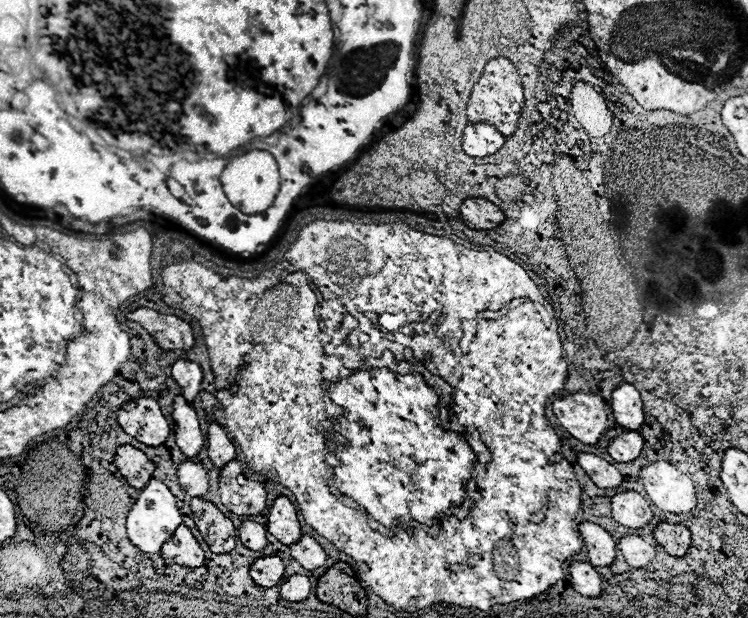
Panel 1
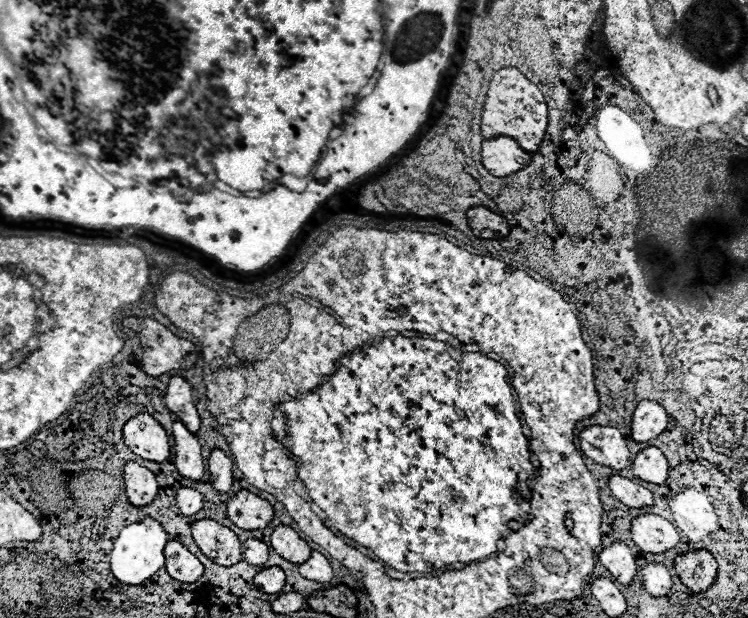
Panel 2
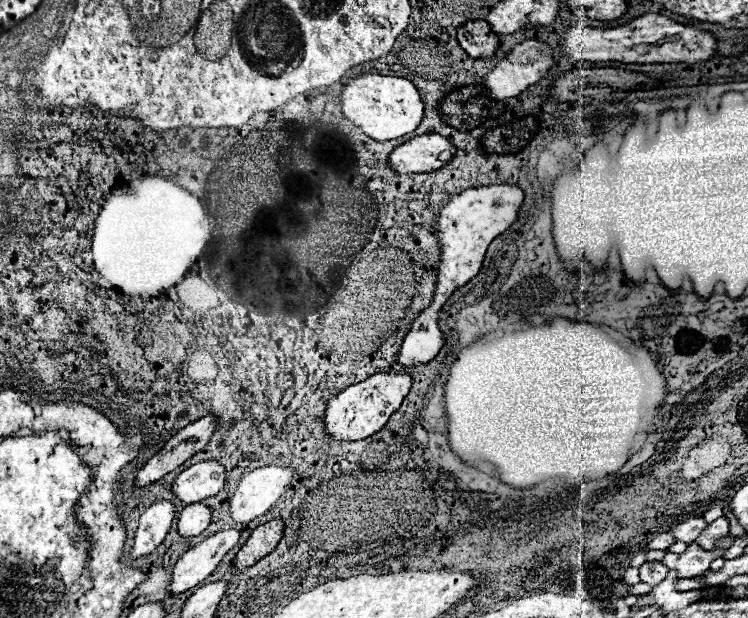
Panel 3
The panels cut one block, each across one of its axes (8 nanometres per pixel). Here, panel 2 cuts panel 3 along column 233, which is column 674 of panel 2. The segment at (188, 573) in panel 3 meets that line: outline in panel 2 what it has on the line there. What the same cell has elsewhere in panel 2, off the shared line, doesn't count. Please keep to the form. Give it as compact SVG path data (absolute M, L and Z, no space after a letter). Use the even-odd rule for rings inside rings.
M642 514L632 522L632 540L642 552L662 554L680 544L680 532L662 516Z

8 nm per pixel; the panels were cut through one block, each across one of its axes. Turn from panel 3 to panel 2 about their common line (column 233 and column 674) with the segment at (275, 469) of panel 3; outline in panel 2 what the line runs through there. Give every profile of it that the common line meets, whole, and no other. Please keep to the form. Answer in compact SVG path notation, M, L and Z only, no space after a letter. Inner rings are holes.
M684 488L670 498L676 528L692 542L700 542L718 530L718 516L708 498L694 488Z

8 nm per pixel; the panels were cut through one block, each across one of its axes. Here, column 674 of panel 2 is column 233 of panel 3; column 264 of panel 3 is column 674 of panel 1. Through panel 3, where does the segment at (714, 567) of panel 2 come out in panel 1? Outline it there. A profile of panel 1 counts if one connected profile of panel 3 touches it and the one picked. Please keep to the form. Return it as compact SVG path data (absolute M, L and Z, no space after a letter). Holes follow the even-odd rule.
M660 522L652 534L654 540L664 546L670 556L684 556L690 548L690 532L682 524Z

